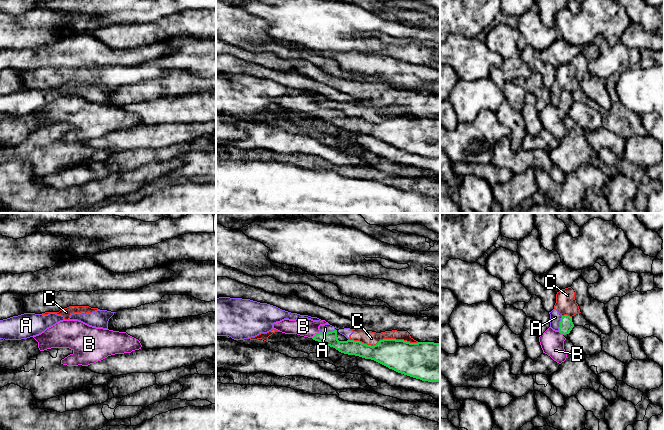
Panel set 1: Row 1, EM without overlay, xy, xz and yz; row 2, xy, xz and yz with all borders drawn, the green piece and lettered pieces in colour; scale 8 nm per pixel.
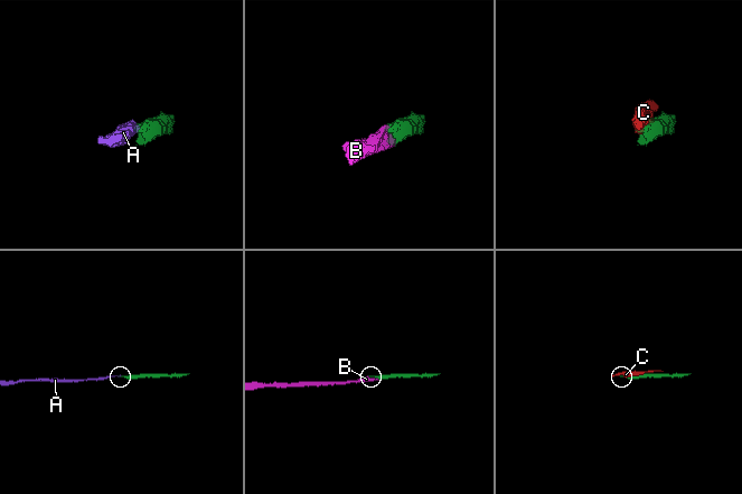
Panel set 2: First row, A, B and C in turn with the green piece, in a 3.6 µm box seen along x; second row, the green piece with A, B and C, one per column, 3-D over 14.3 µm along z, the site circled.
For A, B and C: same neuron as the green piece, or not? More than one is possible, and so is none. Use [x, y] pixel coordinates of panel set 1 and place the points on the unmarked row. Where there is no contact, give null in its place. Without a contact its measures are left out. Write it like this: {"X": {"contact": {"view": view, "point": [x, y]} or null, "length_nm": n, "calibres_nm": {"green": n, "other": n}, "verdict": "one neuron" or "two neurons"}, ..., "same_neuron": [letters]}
{"A": {"contact": {"view": "xz", "point": [327, 108]}, "length_nm": 130, "calibres_nm": {"green": 120, "other": 70}, "verdict": "two neurons"}, "B": {"contact": {"view": "xz", "point": [315, 110]}, "length_nm": 90, "calibres_nm": {"green": 110, "other": 150}, "verdict": "one neuron"}, "C": {"contact": {"view": "xz", "point": [384, 115]}, "length_nm": 550, "calibres_nm": {"green": 260, "other": 110}, "verdict": "two neurons"}, "same_neuron": ["B"]}

